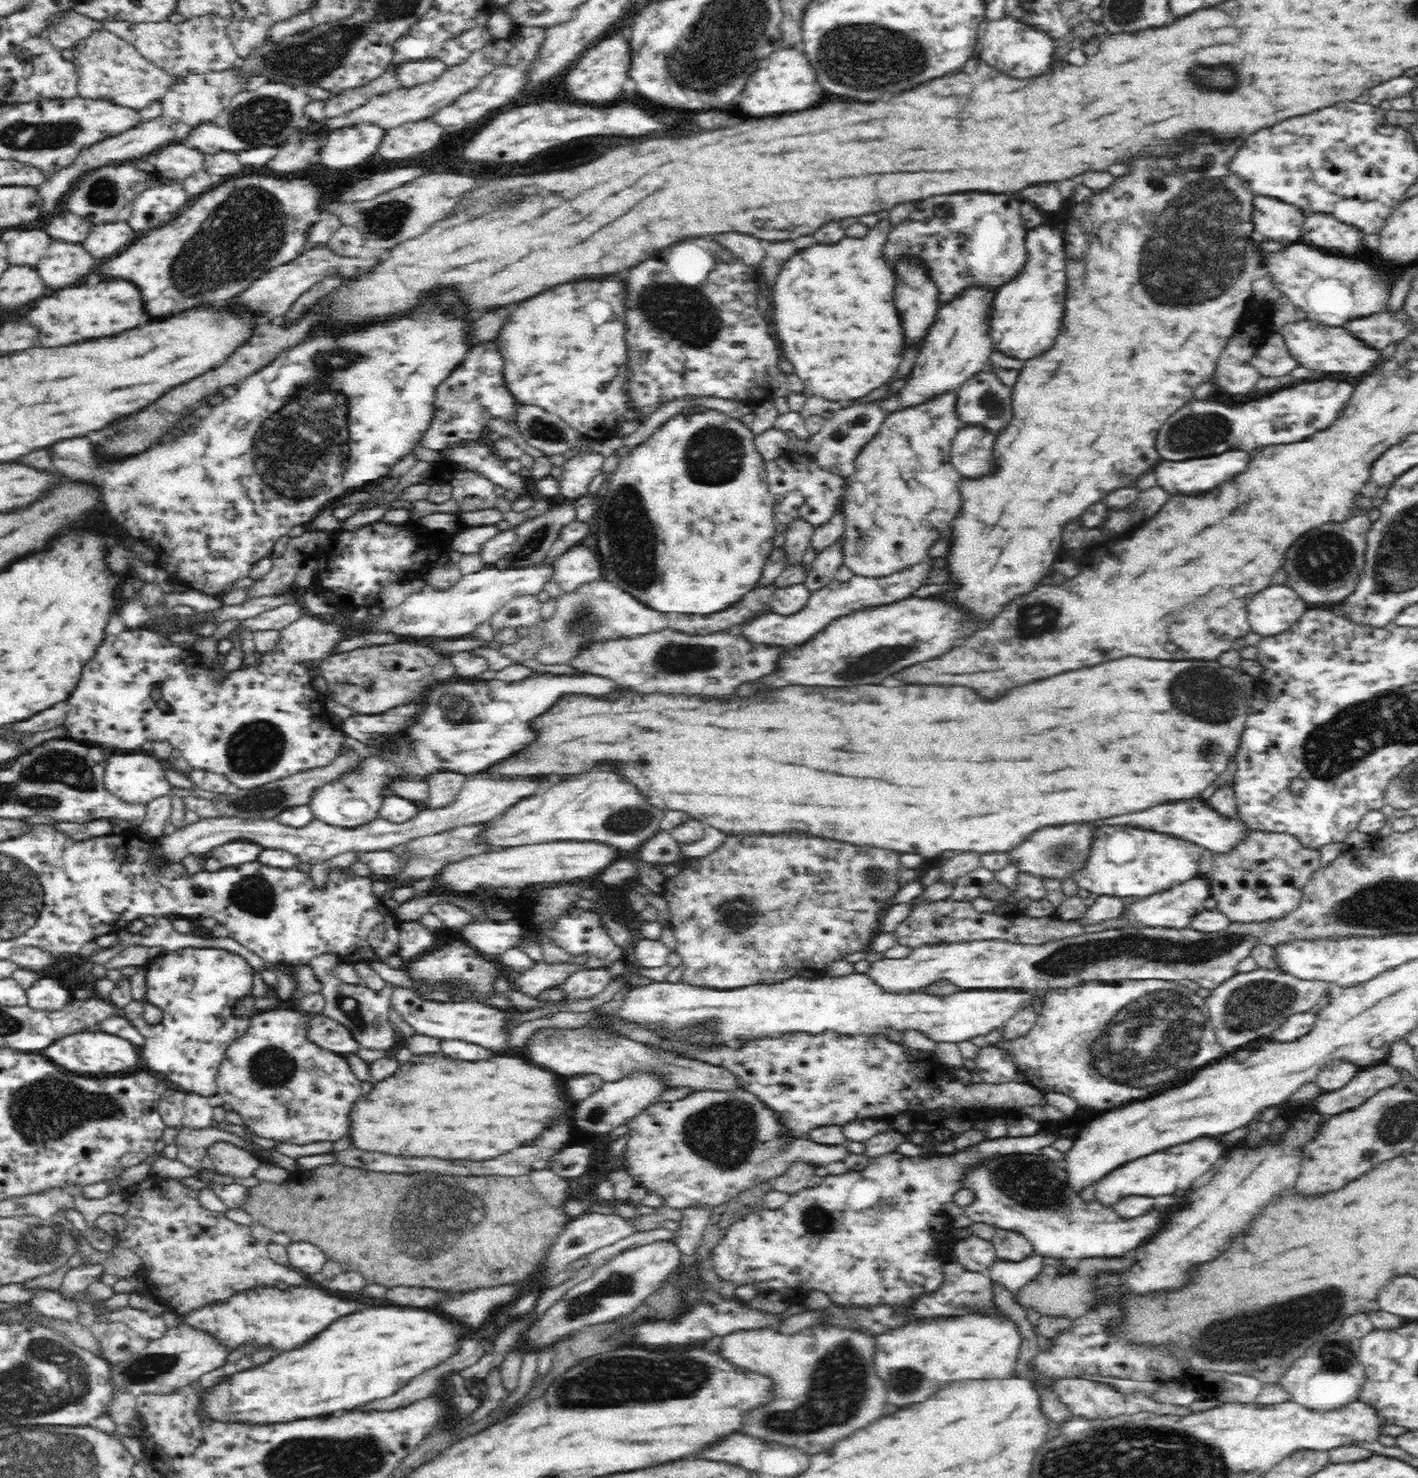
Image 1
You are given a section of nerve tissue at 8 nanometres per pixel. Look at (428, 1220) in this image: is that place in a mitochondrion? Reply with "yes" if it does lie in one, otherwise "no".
yes

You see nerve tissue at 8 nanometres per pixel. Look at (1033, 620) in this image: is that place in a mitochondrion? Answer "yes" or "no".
yes

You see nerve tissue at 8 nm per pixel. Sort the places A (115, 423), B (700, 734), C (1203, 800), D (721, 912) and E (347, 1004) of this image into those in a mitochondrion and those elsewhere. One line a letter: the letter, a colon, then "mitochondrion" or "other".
A: other
B: other
C: other
D: mitochondrion
E: mitochondrion

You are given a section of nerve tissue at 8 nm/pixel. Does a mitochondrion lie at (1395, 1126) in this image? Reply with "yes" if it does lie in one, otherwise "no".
yes

